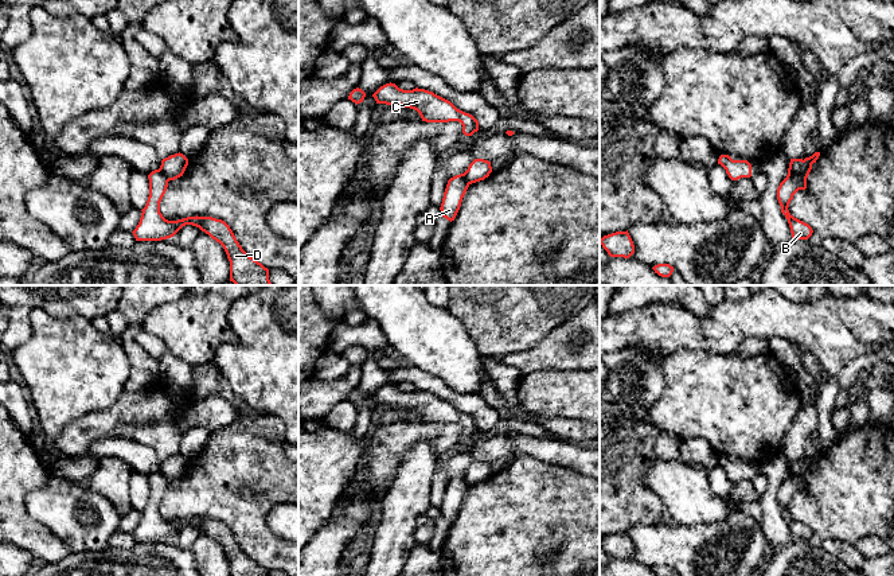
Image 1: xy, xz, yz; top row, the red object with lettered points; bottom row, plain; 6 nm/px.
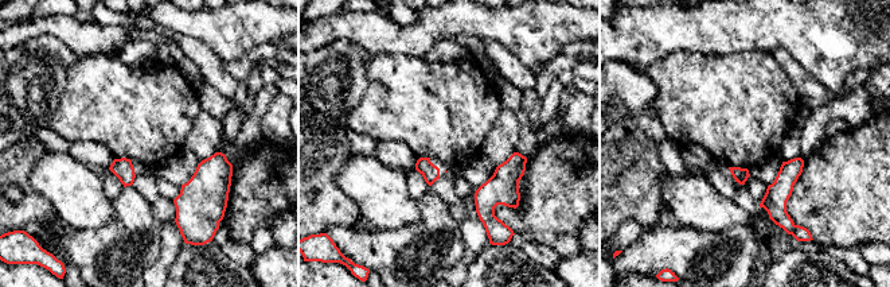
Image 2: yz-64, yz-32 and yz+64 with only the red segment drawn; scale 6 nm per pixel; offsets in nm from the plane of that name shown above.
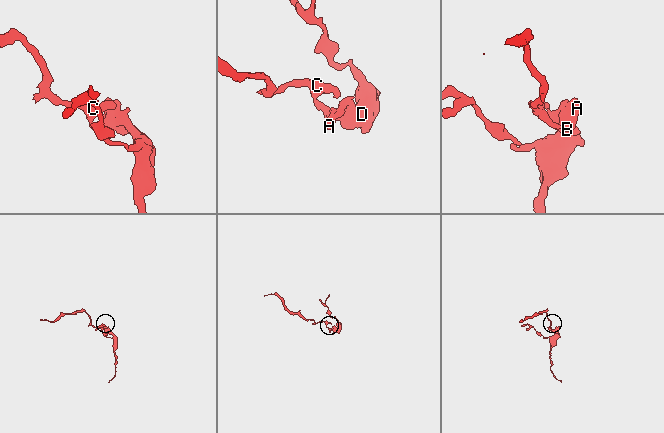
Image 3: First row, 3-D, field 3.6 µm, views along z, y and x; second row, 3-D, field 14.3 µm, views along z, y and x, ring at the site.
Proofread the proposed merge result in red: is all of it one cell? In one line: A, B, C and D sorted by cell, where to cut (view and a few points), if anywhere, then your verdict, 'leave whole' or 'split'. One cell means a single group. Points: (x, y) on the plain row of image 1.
groups A B C / D; cut yz (804, 462), (795, 475), (787, 478); split

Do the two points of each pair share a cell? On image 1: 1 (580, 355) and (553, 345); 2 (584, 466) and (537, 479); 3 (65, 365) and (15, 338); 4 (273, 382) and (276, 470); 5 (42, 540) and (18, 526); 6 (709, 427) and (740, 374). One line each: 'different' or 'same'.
1: same
2: different
3: different
4: different
5: same
6: same

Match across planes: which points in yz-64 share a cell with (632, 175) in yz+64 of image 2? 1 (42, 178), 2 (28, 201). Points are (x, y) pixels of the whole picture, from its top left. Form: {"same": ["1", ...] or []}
{"same": ["2"]}

